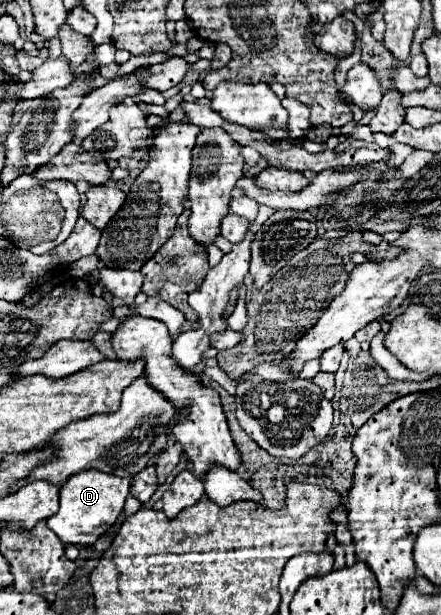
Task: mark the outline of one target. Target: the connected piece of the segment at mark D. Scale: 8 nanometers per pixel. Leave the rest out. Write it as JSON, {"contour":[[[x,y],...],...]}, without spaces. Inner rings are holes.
{"contour":[[[87,469],[71,475],[61,485],[61,505],[59,511],[47,519],[47,525],[63,543],[73,545],[93,545],[119,517],[123,511],[125,497],[129,495],[131,477],[117,477],[109,473],[101,473],[97,469]]]}

